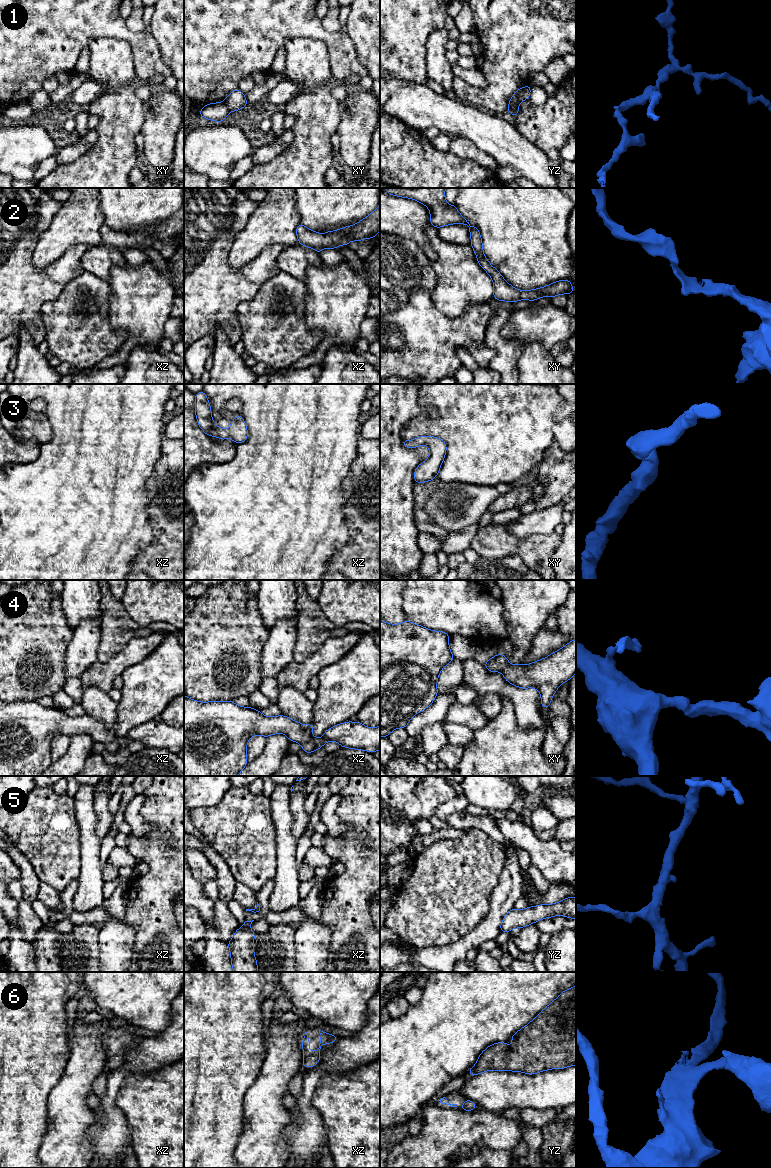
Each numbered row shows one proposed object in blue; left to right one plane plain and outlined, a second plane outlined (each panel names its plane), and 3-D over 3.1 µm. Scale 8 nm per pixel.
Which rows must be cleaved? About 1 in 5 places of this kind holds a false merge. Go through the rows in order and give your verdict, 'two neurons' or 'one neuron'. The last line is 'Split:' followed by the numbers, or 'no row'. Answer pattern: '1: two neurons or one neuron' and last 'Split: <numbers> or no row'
1: two neurons
2: one neuron
3: one neuron
4: one neuron
5: one neuron
6: one neuron
Split: 1

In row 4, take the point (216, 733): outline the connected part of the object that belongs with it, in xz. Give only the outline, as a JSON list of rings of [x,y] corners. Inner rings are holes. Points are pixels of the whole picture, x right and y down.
[[[184,695],[184,776],[238,776],[248,763],[247,742],[254,735],[267,738],[283,733],[290,741],[300,743],[305,753],[322,748],[328,741],[370,753],[380,750],[380,726],[369,728],[358,721],[347,721],[327,729],[322,738],[313,737],[313,728],[312,723],[305,726],[283,715],[267,717],[233,701],[199,702]]]

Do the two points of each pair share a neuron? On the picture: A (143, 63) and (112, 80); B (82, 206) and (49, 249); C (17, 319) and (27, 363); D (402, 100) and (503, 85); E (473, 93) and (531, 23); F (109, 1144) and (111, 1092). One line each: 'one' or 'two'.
A: two
B: one
C: two
D: two
E: one
F: one

